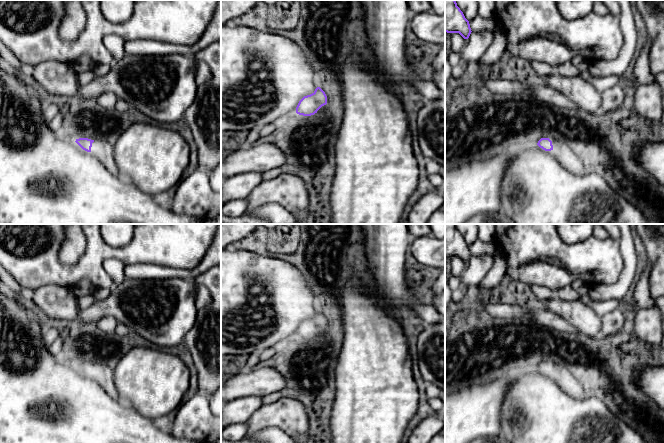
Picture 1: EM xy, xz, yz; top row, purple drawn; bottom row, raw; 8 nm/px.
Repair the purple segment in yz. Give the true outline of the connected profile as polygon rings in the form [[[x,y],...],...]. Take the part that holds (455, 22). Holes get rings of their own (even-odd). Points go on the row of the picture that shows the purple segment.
[[[445,0],[445,32],[459,33],[464,39],[468,39],[472,32],[455,0]]]

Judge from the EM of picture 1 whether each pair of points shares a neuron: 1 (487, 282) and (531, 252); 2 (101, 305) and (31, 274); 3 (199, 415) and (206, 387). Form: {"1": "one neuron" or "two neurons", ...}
{"1": "two neurons", "2": "two neurons", "3": "two neurons"}

